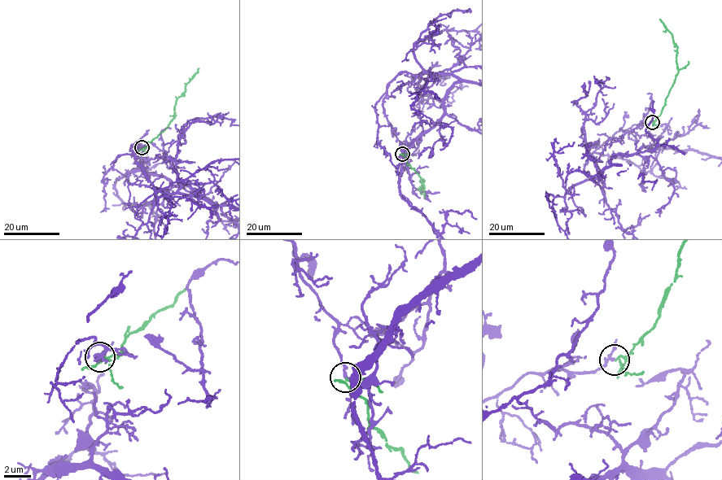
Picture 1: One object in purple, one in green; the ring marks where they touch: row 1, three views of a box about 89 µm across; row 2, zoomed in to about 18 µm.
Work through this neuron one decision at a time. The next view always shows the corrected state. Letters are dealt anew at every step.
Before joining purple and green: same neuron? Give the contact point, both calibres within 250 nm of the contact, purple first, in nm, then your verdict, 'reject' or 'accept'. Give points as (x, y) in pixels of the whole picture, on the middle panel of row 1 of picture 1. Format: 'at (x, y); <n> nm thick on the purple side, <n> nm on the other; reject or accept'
at (402, 154); 160 nm thick on the purple side, 70 nm on the other; reject

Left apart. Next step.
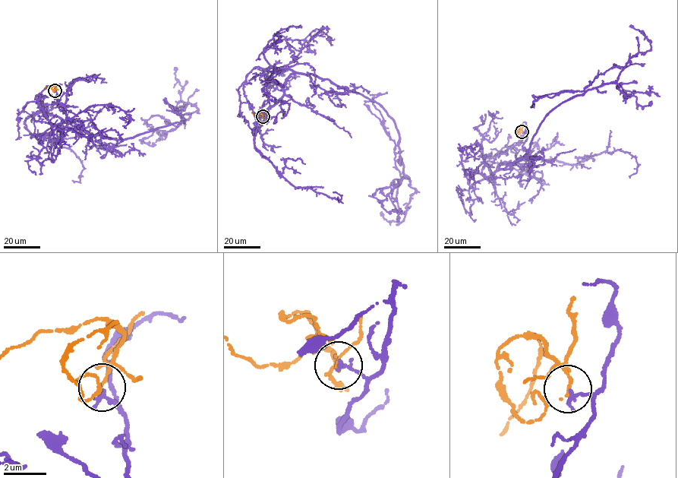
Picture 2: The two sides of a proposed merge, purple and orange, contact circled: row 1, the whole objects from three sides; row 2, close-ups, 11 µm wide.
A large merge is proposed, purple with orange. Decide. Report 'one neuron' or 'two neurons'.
two neurons

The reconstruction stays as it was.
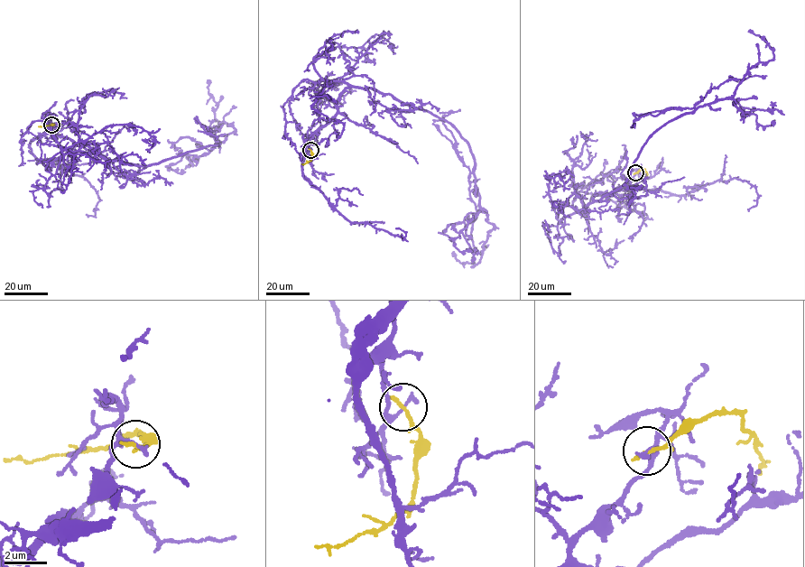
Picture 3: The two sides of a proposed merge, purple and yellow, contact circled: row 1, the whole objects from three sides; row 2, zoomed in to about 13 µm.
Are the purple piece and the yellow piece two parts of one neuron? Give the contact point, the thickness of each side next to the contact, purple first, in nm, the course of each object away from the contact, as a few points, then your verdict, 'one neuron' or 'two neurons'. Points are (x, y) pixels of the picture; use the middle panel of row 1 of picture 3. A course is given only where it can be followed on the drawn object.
at (310, 150); 170 nm thick on the purple side, 150 nm on the other; purple runs (310, 150), (355, 87), (452, 124), (494, 226), (476, 264), (453, 251); yellow runs (310, 150), (311, 160), (301, 164); two neurons

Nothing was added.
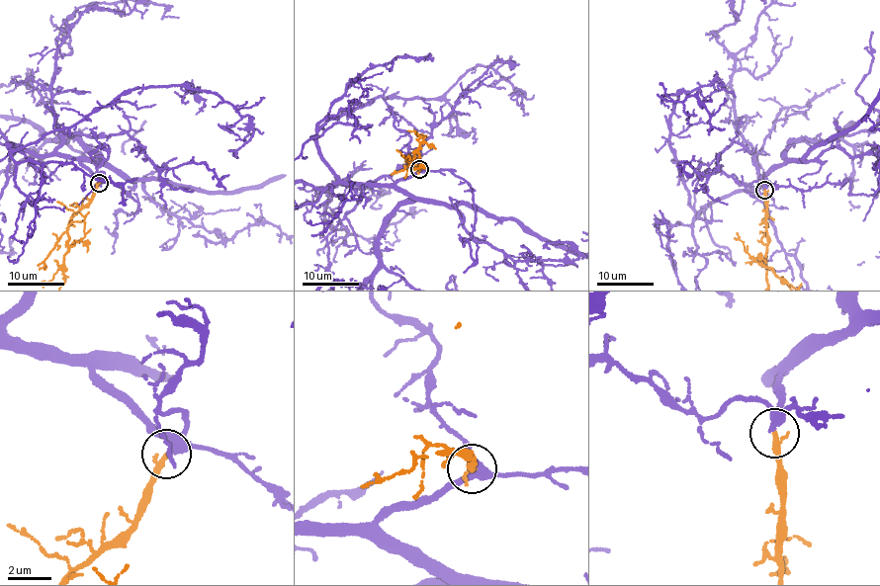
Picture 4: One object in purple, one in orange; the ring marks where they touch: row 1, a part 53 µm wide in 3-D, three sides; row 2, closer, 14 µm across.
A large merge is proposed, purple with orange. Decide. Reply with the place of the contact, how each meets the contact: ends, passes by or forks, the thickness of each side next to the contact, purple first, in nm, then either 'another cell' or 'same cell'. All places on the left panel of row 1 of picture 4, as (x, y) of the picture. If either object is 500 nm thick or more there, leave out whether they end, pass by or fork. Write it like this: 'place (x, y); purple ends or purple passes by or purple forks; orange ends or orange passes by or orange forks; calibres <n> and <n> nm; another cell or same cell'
place (99, 183); purple forks; orange ends; calibres 320 and 280 nm; same cell

